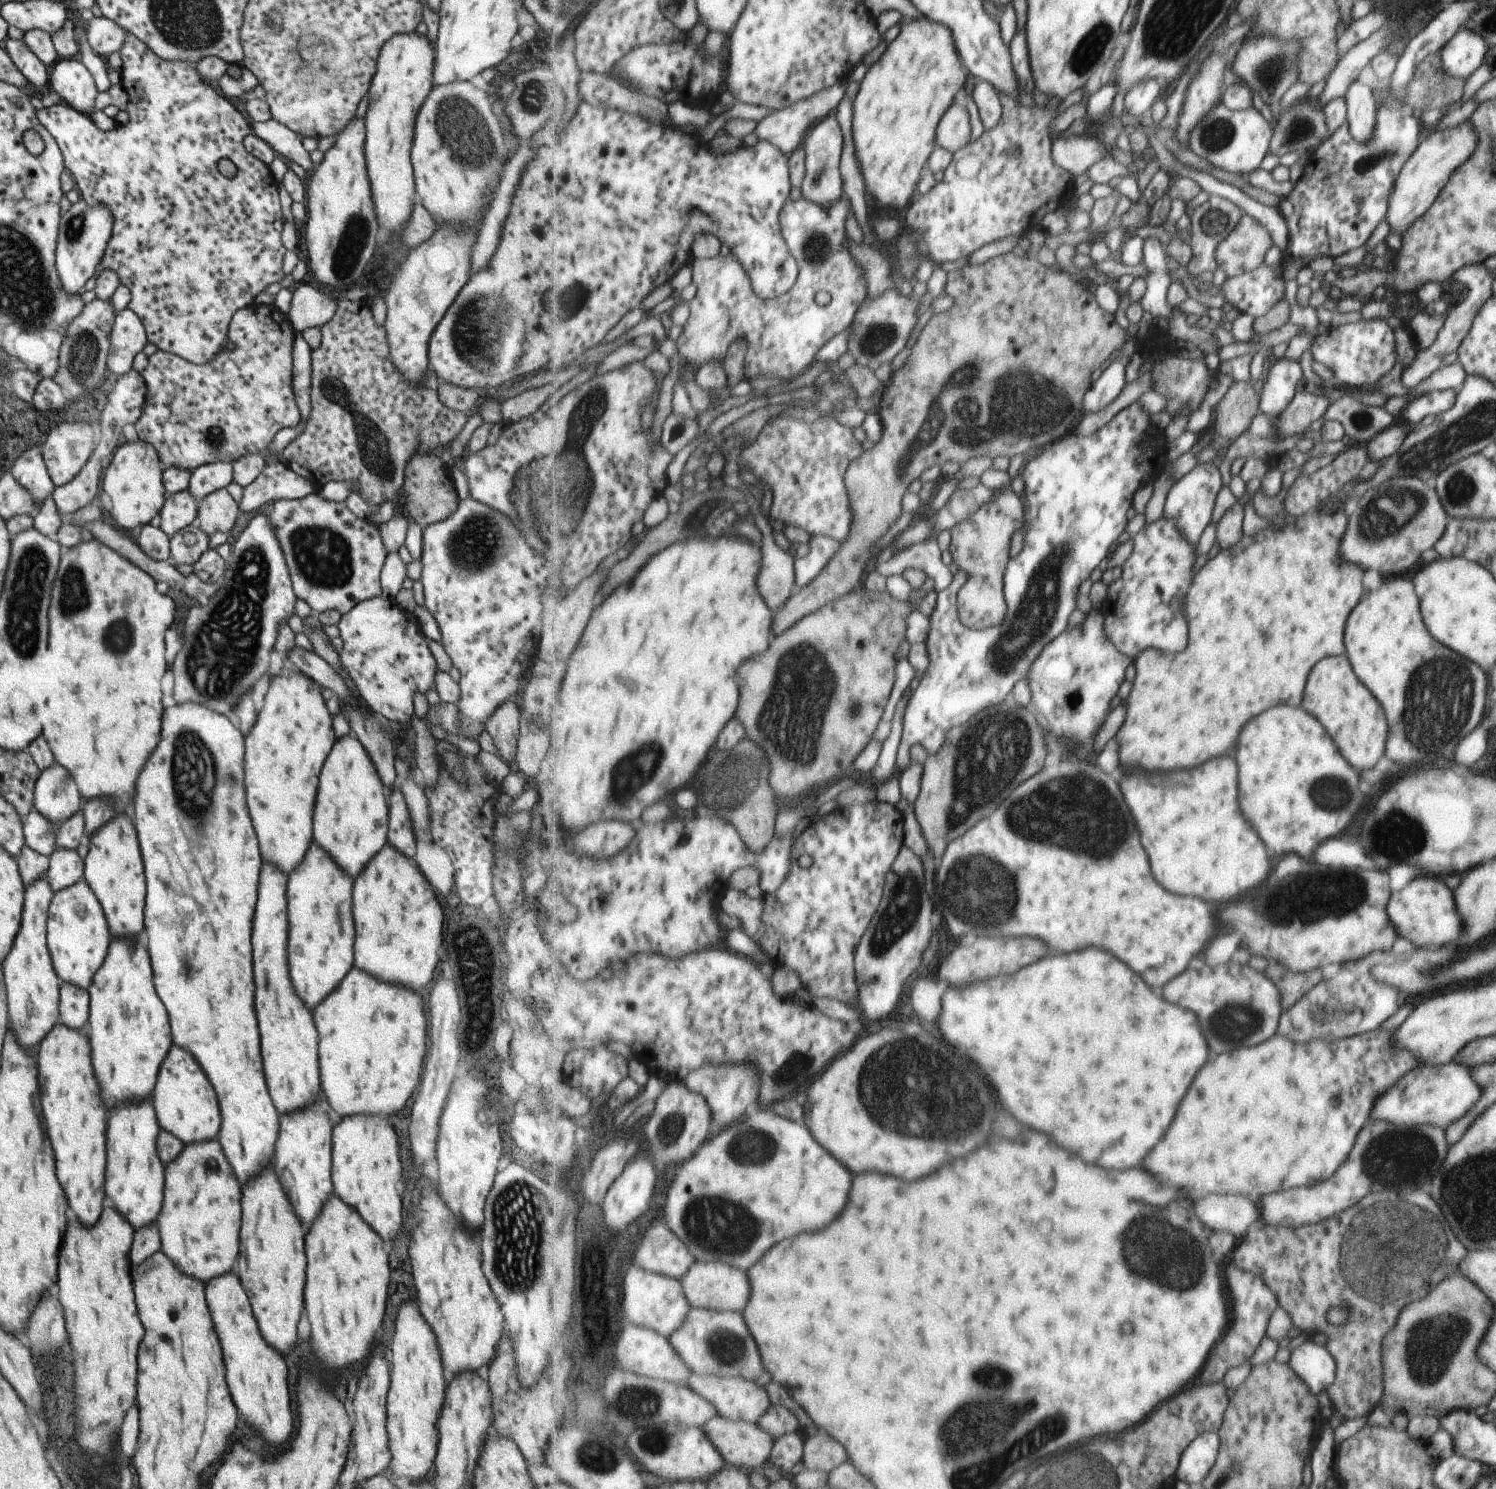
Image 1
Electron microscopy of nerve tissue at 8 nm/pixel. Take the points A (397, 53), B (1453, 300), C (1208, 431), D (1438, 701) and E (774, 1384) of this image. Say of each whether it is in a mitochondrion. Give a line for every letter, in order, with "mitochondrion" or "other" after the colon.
A: other
B: other
C: other
D: mitochondrion
E: other

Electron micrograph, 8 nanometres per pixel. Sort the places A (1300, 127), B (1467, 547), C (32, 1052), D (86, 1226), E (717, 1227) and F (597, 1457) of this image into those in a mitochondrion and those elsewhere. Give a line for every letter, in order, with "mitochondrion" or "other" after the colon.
A: mitochondrion
B: other
C: other
D: other
E: mitochondrion
F: mitochondrion

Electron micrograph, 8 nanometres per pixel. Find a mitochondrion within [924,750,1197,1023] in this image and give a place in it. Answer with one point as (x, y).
(1084, 797)

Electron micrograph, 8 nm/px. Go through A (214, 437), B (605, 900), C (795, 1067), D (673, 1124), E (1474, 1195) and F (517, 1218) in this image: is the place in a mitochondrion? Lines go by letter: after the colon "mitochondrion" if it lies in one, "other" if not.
A: mitochondrion
B: mitochondrion
C: mitochondrion
D: mitochondrion
E: mitochondrion
F: mitochondrion

